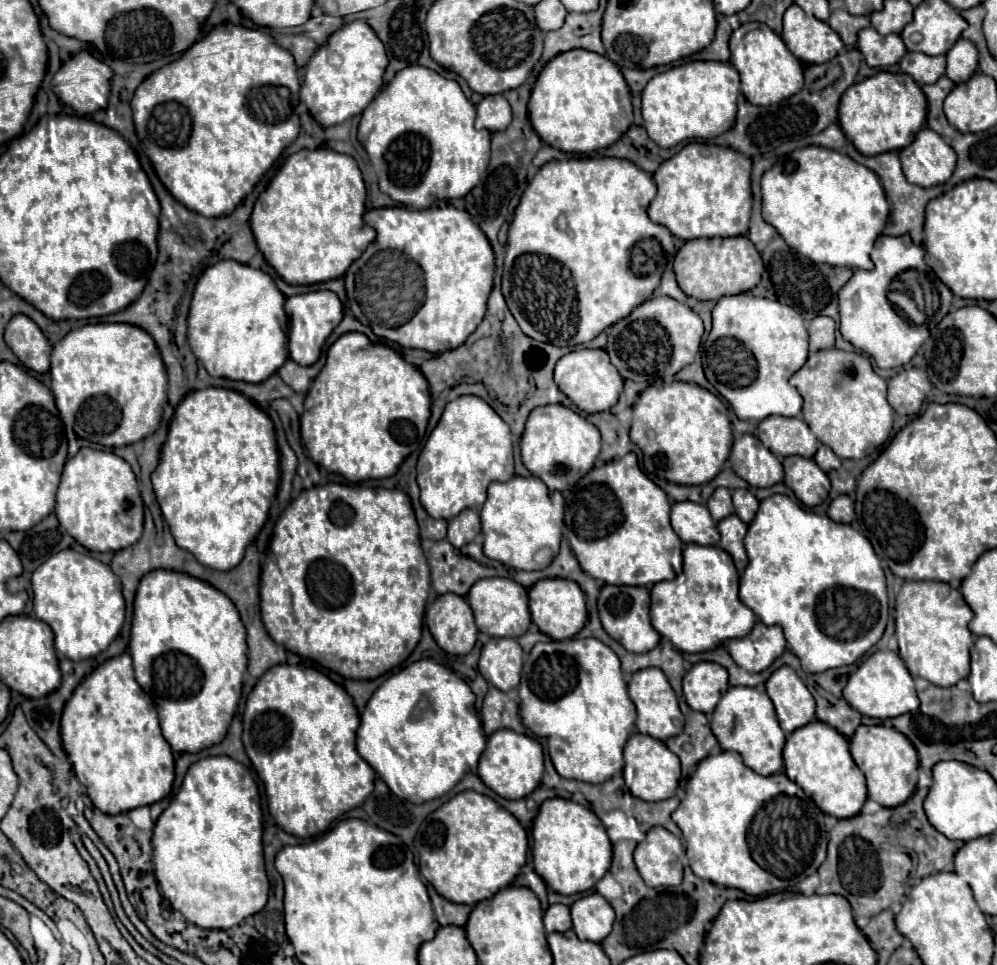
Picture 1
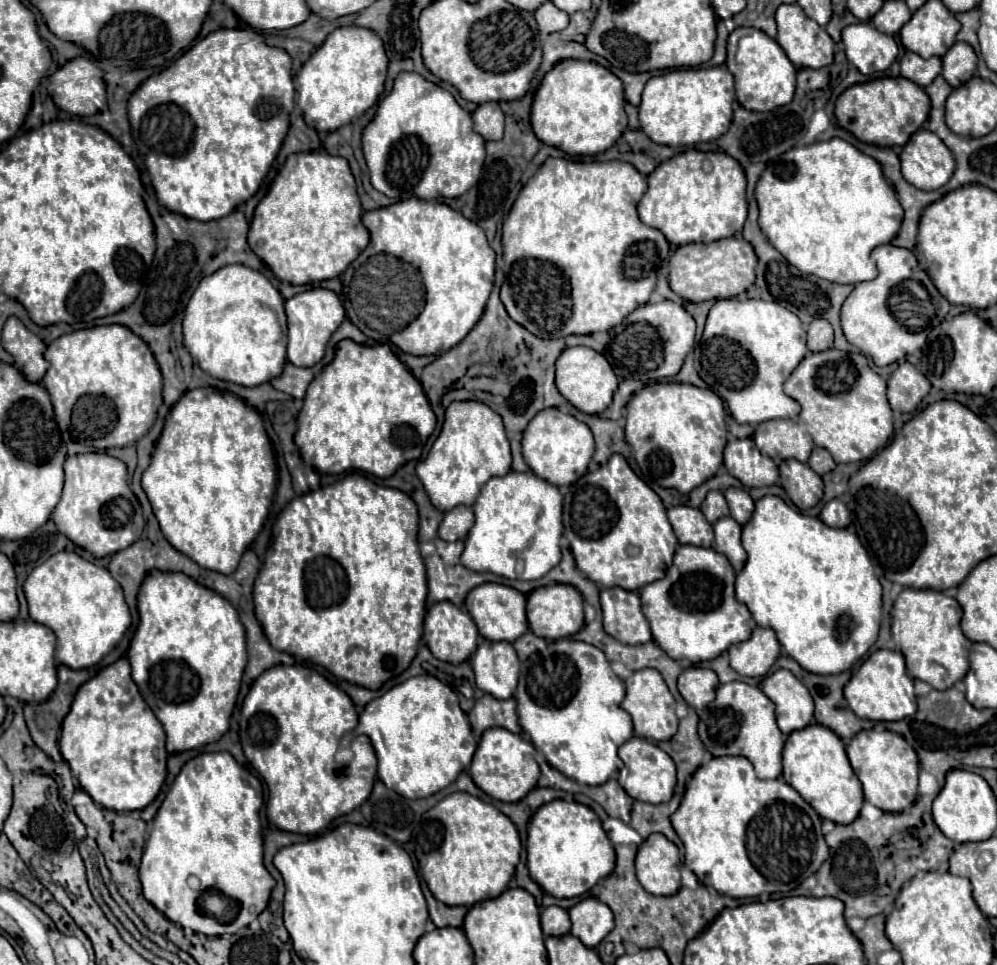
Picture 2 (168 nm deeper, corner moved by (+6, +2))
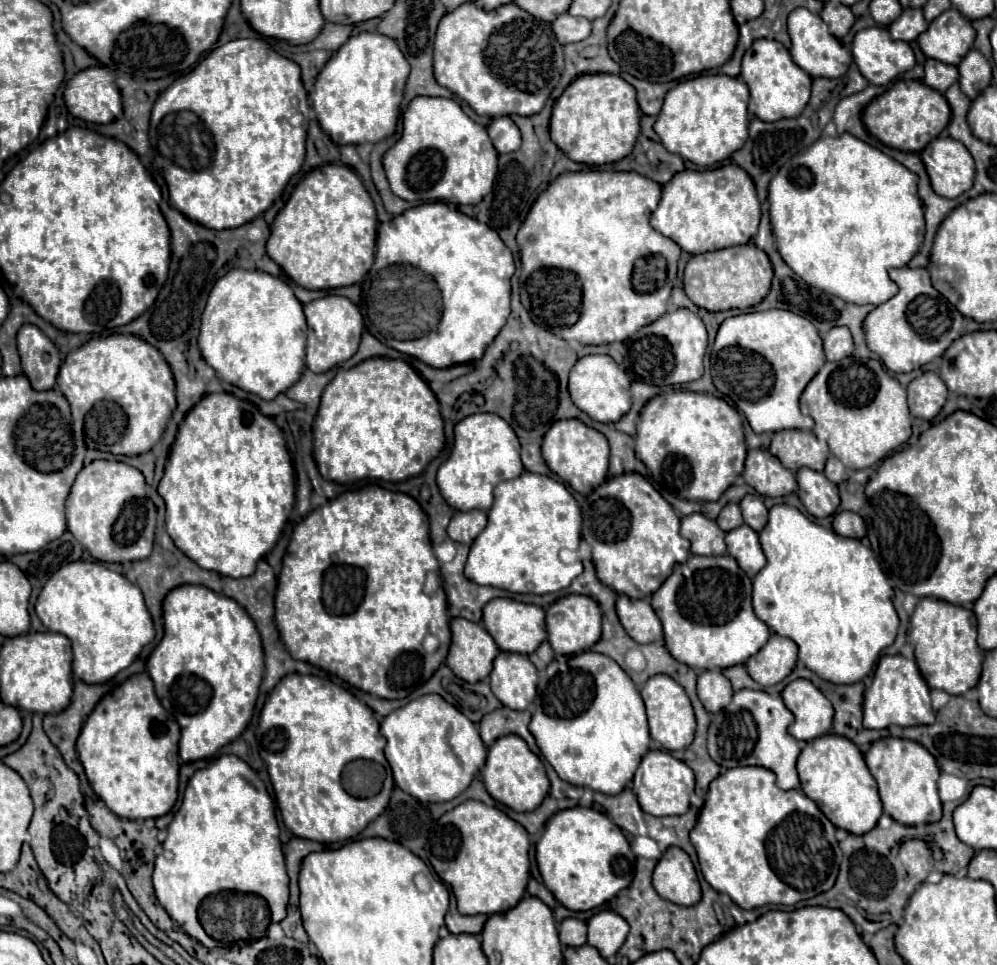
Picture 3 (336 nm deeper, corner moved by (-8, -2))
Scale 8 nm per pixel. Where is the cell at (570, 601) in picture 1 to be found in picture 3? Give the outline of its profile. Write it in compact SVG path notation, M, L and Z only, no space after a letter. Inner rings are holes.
M566 595L554 601L546 611L546 627L548 627L548 641L552 649L560 655L574 655L580 651L590 649L600 639L600 607L588 595Z

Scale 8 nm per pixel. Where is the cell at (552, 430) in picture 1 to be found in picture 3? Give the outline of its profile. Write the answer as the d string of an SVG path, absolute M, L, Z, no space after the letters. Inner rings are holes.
M560 419L552 423L542 441L542 457L550 467L550 471L554 471L574 491L584 495L594 491L606 479L608 453L610 447L606 437L600 431L584 425L580 419Z

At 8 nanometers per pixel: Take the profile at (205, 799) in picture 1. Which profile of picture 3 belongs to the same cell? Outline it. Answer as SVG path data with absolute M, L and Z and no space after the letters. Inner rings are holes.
M220 755L208 767L198 769L184 791L182 809L168 825L162 855L156 857L154 889L168 915L206 947L218 945L198 921L200 901L218 891L240 891L262 895L270 907L272 921L286 915L288 875L278 839L274 801L254 769L236 755Z

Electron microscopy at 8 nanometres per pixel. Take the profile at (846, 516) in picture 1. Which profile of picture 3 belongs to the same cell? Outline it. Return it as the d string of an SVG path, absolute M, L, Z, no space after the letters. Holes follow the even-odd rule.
M840 511L834 515L834 521L832 521L832 527L838 535L844 535L844 537L854 537L854 539L860 539L866 535L866 525L864 519L854 513L854 511Z

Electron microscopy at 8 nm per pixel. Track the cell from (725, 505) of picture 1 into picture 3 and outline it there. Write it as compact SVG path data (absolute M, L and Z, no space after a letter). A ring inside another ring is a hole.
M728 503L728 505L720 511L716 523L718 523L724 531L732 531L732 529L740 527L740 525L744 523L742 513L740 513L740 507L738 507L736 503Z

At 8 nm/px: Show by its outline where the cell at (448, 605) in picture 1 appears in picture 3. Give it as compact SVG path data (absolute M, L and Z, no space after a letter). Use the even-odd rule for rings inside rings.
M454 619L450 623L452 643L446 657L446 665L456 677L476 683L488 677L492 671L492 659L496 657L498 645L478 623L466 619Z

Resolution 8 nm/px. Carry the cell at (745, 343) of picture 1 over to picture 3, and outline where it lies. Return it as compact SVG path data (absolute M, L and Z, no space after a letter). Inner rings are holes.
M784 309L724 319L712 347L712 379L716 389L746 415L756 433L782 429L810 431L814 427L814 419L800 413L798 399L824 363L826 357L816 327L808 319Z

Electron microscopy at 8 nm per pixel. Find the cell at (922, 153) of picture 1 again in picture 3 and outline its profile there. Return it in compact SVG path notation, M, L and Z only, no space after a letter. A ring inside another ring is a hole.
M936 137L920 153L932 189L948 199L956 199L972 187L974 159L968 149L952 137Z

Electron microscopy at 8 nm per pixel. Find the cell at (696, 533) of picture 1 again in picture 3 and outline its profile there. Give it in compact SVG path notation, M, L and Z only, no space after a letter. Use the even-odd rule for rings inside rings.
M692 513L682 517L682 535L690 541L690 551L694 555L724 555L724 531L716 521L704 517L702 513Z

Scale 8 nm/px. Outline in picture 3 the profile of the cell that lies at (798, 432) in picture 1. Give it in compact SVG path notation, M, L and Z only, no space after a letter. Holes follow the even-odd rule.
M784 429L774 433L770 451L794 473L800 467L822 471L828 457L828 447L822 445L812 431L802 429Z

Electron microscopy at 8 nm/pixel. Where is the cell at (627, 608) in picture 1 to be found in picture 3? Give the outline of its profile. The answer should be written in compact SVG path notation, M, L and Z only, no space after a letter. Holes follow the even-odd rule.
M618 595L616 599L616 613L626 629L626 633L636 641L636 643L654 643L662 641L662 623L652 611L650 601L638 599L632 601L626 595Z

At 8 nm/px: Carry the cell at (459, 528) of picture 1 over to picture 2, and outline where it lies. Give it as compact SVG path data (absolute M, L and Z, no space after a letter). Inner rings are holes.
M458 505L452 511L444 513L444 519L438 527L438 537L444 541L458 541L466 539L470 527L474 525L474 513L472 507Z

